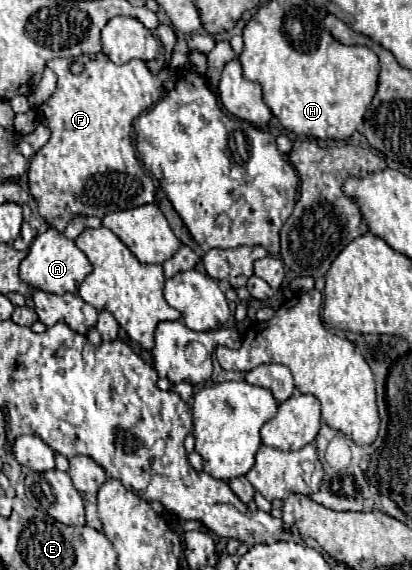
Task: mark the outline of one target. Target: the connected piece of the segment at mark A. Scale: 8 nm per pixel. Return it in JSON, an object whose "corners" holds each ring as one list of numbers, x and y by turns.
{"corners":[[49,228,47,232,39,234,33,244,29,246,29,252,25,260,21,262,21,278,37,290,51,292,51,294,65,294,65,292,77,292,85,276,91,272,91,262,89,258,75,246,73,240,65,238,63,232]]}

